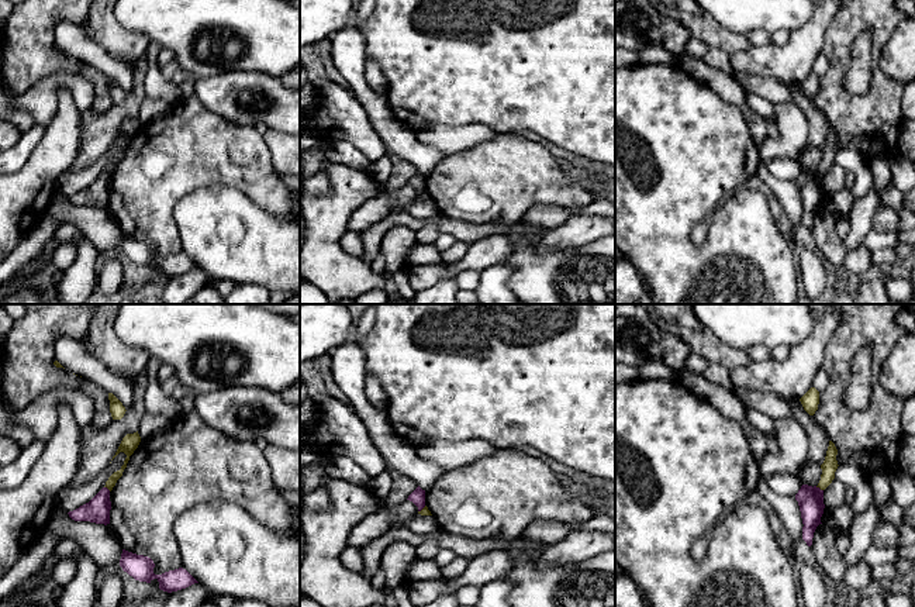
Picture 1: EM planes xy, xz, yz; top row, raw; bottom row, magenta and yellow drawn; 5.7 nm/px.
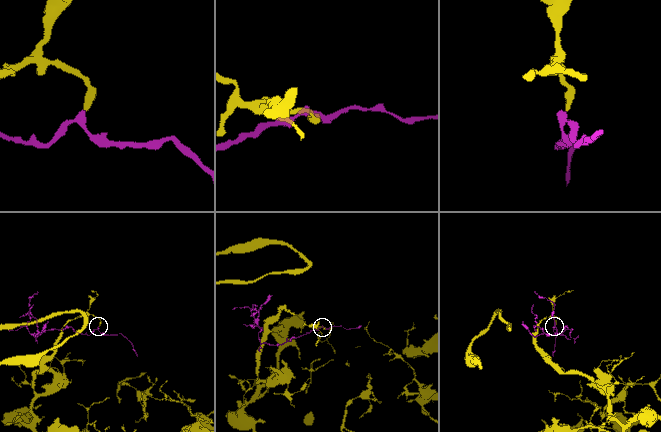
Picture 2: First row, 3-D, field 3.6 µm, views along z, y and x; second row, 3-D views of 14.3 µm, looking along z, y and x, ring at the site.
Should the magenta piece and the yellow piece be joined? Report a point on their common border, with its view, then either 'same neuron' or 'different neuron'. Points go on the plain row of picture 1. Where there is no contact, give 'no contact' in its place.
yz (818, 172) | different neuron

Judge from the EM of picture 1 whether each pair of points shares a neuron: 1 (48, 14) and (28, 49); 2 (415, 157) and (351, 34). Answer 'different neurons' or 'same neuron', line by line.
1: same neuron
2: same neuron

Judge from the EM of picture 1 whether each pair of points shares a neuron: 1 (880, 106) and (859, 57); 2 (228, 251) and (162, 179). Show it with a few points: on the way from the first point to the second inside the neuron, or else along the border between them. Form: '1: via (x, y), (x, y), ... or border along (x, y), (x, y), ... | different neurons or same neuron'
1: border along (873, 51), (872, 86), (862, 95), (849, 95) | different neurons
2: border along (213, 186), (196, 189), (176, 204), (178, 231) | different neurons

